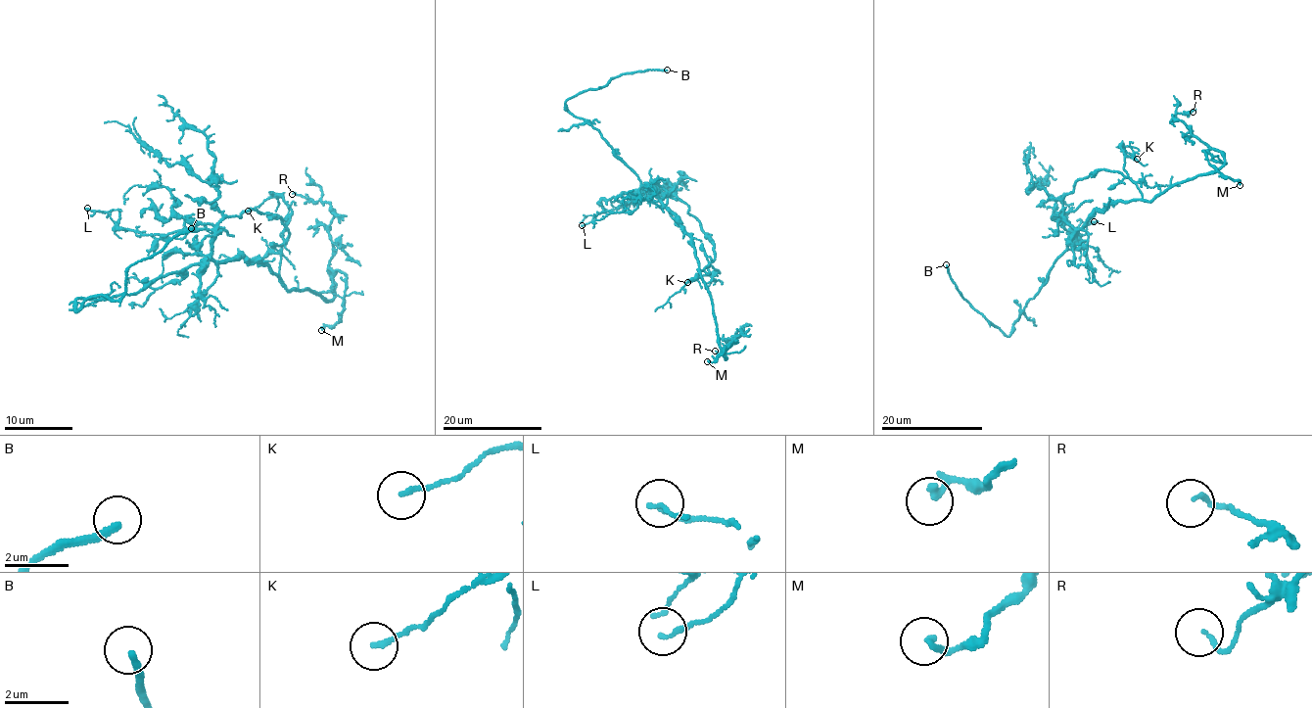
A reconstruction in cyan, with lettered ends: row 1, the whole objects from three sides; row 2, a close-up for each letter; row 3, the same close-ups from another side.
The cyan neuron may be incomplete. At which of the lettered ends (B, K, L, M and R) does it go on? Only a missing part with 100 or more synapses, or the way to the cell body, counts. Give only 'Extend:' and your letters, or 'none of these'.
Extend: B

